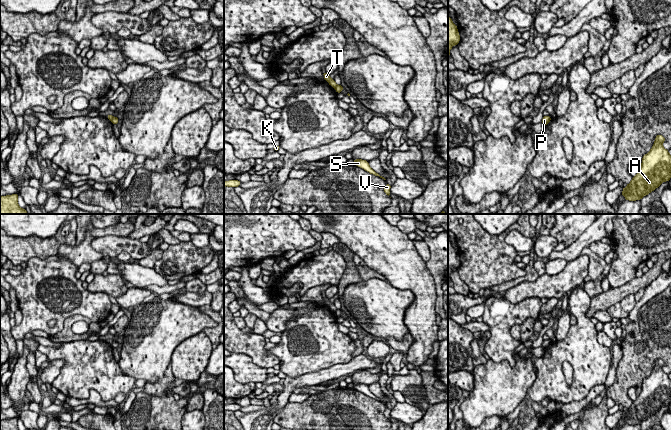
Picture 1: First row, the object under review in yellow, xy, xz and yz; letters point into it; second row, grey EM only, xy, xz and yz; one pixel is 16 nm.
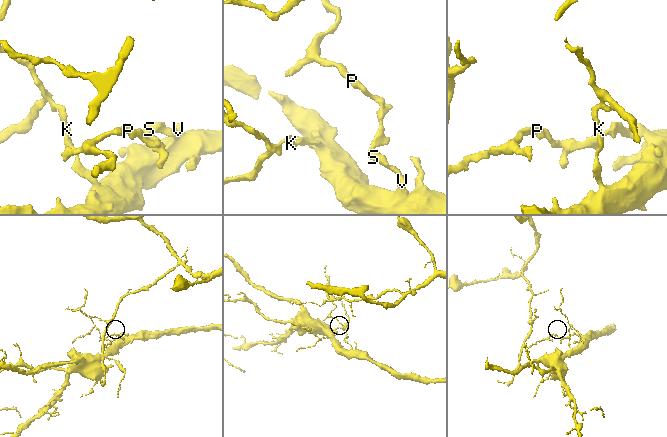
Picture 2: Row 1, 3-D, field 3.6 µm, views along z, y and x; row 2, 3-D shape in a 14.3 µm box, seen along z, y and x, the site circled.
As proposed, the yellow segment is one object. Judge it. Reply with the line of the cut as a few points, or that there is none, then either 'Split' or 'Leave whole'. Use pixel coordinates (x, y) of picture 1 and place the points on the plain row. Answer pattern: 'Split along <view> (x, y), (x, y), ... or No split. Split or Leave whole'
Split along xy (113, 341), (111, 345). Split

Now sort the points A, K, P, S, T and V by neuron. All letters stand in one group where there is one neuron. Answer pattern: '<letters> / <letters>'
A K P S V / T

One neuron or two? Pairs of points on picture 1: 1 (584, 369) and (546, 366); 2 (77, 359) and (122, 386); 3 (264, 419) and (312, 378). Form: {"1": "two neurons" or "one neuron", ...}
{"1": "one neuron", "2": "one neuron", "3": "one neuron"}

